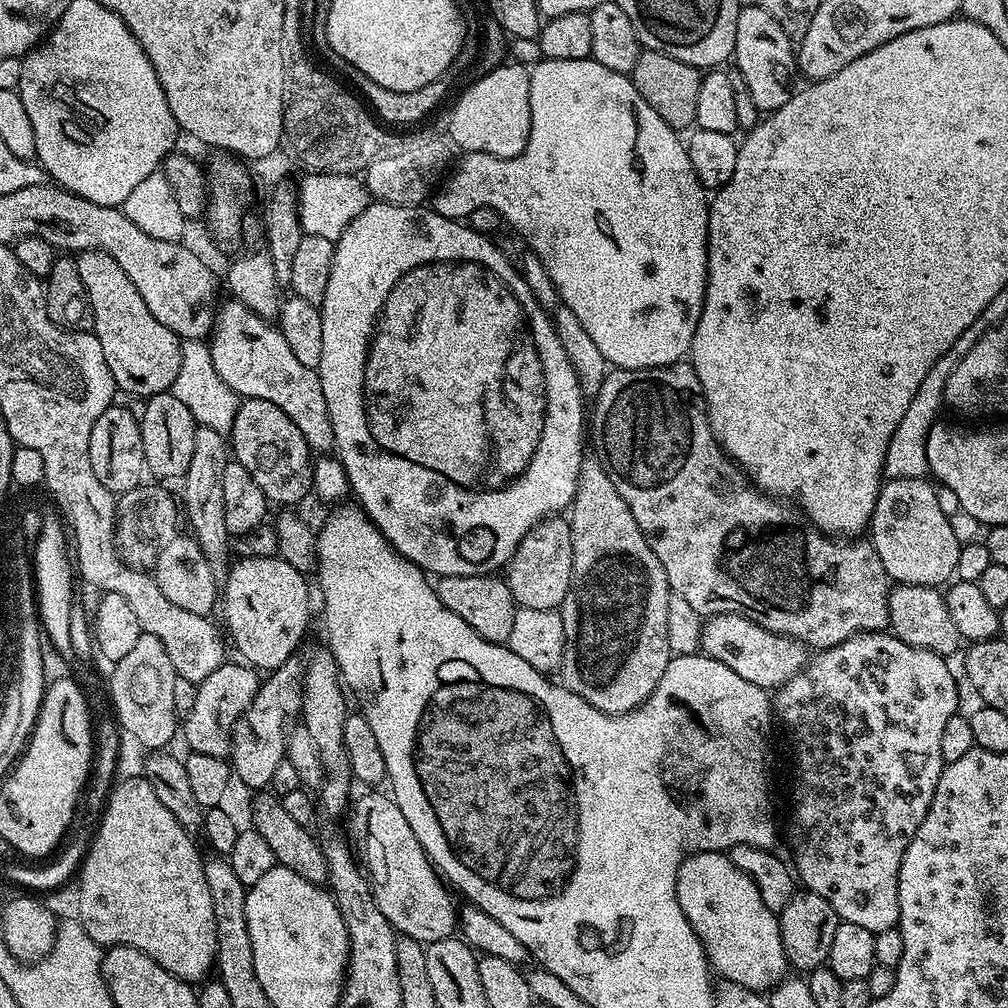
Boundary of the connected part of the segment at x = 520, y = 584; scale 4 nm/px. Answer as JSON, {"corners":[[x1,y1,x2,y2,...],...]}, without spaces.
{"corners":[[563,515,550,516,542,523,534,525,530,534,526,534,526,538,518,546,518,550,514,550,512,559,508,561,506,579,510,586,510,594,514,594,517,605,522,608,559,609,570,590,573,566,571,523]]}

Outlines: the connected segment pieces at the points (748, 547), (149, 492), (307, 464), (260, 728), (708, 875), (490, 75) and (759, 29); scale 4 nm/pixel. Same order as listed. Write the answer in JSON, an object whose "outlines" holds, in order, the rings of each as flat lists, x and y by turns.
{"outlines":[[[681,362,667,364,661,368,646,370,626,370,612,368,604,377,600,393,594,398,596,409,590,412,590,436,596,439,595,451,608,472,610,482,614,482,614,490,622,494,622,502,630,506,630,514,634,514,634,522,638,522,638,530,646,538,650,550,654,550,654,558,662,562,662,570,666,570,669,589,675,595,686,598,690,606,698,614,715,614,717,612,733,612,739,616,758,622,771,632,783,636,793,636,809,649,823,650,853,636,855,632,882,632,888,628,888,593,890,581,874,546,864,538,852,538,845,542,833,538,820,531,799,508,780,498,765,496,751,480,740,465,735,464,724,453,714,438,712,427,708,421,708,407,704,401,704,391,698,382,698,374,691,363]],[[149,482,141,483,139,488,119,493,116,501,116,553,125,564,135,566,140,572,155,569,162,546,174,542,178,534,176,528,182,524,182,512,178,500,164,488,155,488]],[[262,398,241,399,237,417,234,418,233,428,230,433,230,452,234,459,246,470,252,472,254,482,262,489,262,494,273,505,296,506,296,503,312,492,312,465,314,452,309,448,306,439,298,427,279,409,273,402,263,401]],[[299,655,291,656,280,668,271,669,269,680,265,679,262,690,248,709,240,715,239,722,232,731,232,750,230,767,235,779,240,780,248,788,264,790,269,787,274,778,274,769,278,762,286,759,290,723,288,720,300,716,302,693,304,692,305,661]],[[694,852,680,863,678,906,698,934,709,965,723,979,764,992,785,979,790,965,782,950,780,918,762,902,758,886,722,852]],[[505,62,476,79,480,80,474,81,452,108,447,133,451,143,455,147,457,144,461,148,459,151,464,154,481,152,494,154,498,158,521,156,530,138,532,125,529,69,520,64]],[[751,6,741,7,736,23,734,66,745,78,750,95,754,98,754,105,761,113,777,112,792,96,792,75,795,77,798,72,794,42,766,10]]]}

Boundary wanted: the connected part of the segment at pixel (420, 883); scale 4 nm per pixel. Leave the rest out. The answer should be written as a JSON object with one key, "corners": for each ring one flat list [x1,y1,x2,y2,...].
{"corners":[[380,790,365,792,368,792,365,796,355,797,350,816,356,827,355,847,358,852,360,847,362,868,372,885,378,910,382,910,400,936,409,936,425,946,445,940,458,928,458,908,452,905,453,893,425,854,422,842,414,838,410,822,406,822,391,795,384,793,383,796]]}

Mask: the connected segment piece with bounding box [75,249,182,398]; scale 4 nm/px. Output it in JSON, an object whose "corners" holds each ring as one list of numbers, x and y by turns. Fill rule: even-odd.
{"corners":[[90,249,80,252,75,262,90,302,92,331,102,342,102,354,106,354,106,366,110,366,117,389,141,398,169,391,181,365,181,338,150,314,145,299,110,254]]}

